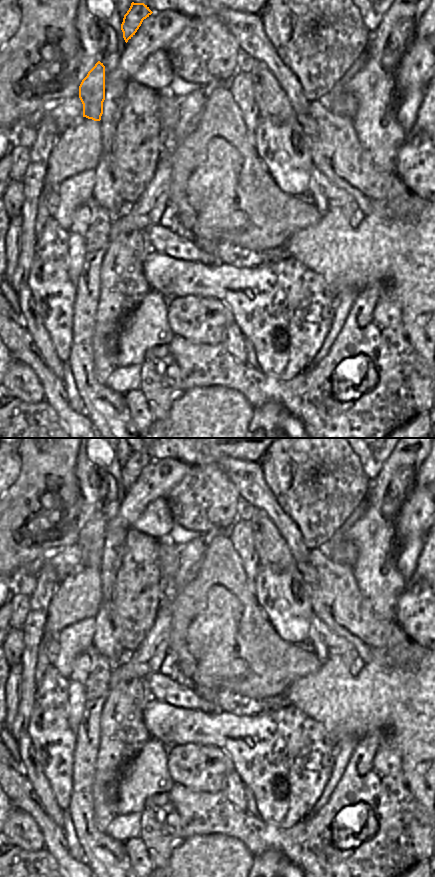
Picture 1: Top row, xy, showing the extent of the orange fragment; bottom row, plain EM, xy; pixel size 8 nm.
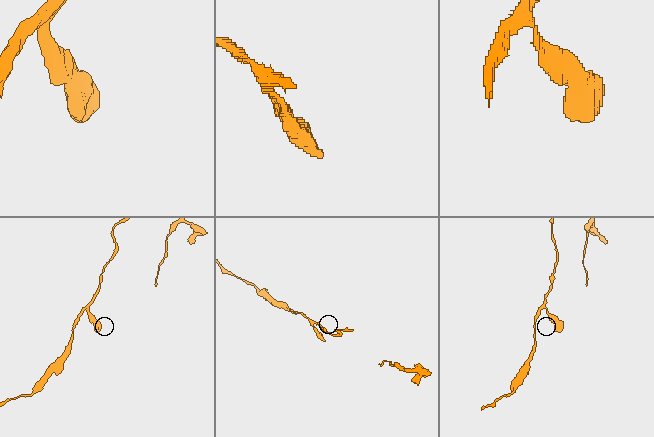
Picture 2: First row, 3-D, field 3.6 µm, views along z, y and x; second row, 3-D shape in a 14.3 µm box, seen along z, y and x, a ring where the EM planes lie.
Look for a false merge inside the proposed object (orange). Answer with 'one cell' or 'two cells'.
one cell

